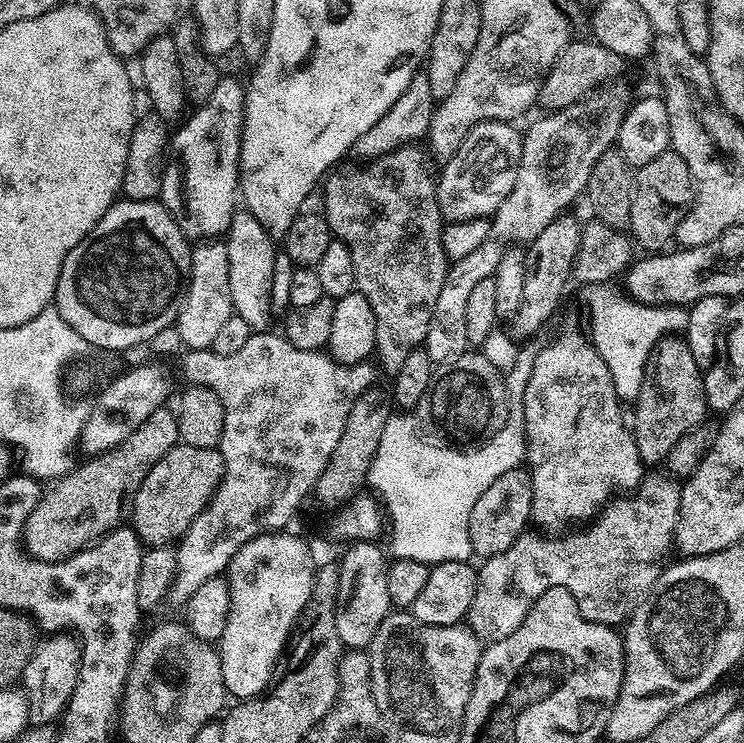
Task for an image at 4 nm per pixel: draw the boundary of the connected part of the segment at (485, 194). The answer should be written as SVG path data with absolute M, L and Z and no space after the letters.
M483 120L473 126L462 146L458 146L456 153L443 165L444 173L439 173L436 193L445 221L491 217L506 194L514 190L524 142L521 133L516 133L512 127L502 120Z

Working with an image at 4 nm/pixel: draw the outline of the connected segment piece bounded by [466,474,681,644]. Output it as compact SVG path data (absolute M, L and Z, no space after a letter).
M645 475L640 481L640 487L631 493L629 498L621 499L616 502L621 504L613 503L607 510L601 511L588 526L588 532L578 530L574 536L566 534L561 538L544 538L548 540L525 534L517 538L514 546L510 546L510 550L502 550L502 554L487 557L481 563L484 565L479 565L478 568L474 602L470 602L470 610L466 617L467 627L471 628L482 642L498 642L514 634L514 630L522 626L536 599L546 594L550 586L562 586L570 590L570 594L574 594L578 602L578 610L590 622L609 626L623 625L658 582L669 563L668 555L674 552L676 524L680 520L681 485L667 475L659 475Z

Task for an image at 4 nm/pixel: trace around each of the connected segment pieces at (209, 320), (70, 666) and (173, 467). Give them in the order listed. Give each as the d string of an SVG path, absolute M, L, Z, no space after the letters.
M208 238L197 243L191 249L191 254L186 273L186 291L174 326L185 349L211 348L226 318L234 314L230 296L230 258L227 256L226 243L220 238Z
M48 634L37 643L30 662L26 662L22 677L22 687L28 699L29 725L48 726L63 717L64 707L74 694L79 673L80 646L71 635Z
M177 443L175 448L171 448L152 467L150 474L146 474L138 494L132 500L130 527L136 531L137 538L145 546L171 545L187 532L190 525L194 522L194 518L198 518L198 514L202 514L202 510L213 503L220 487L220 481L223 479L224 459L219 448L203 448L202 446Z

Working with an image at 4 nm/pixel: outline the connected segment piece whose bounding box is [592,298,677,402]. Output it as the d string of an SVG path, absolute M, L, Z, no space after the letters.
M622 298L616 306L616 316L612 320L604 320L600 324L600 332L596 332L596 339L592 341L596 352L606 362L612 375L614 390L621 401L632 402L644 381L653 352L665 338L671 337L676 328L675 307L649 308L645 304L637 304L631 299Z

